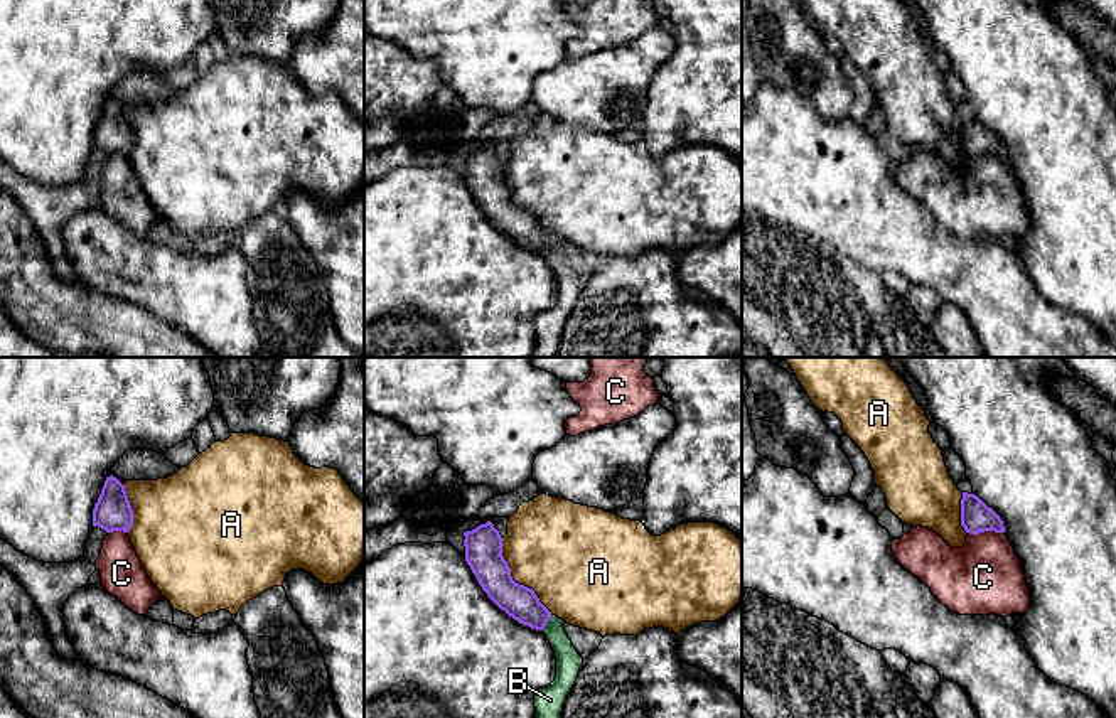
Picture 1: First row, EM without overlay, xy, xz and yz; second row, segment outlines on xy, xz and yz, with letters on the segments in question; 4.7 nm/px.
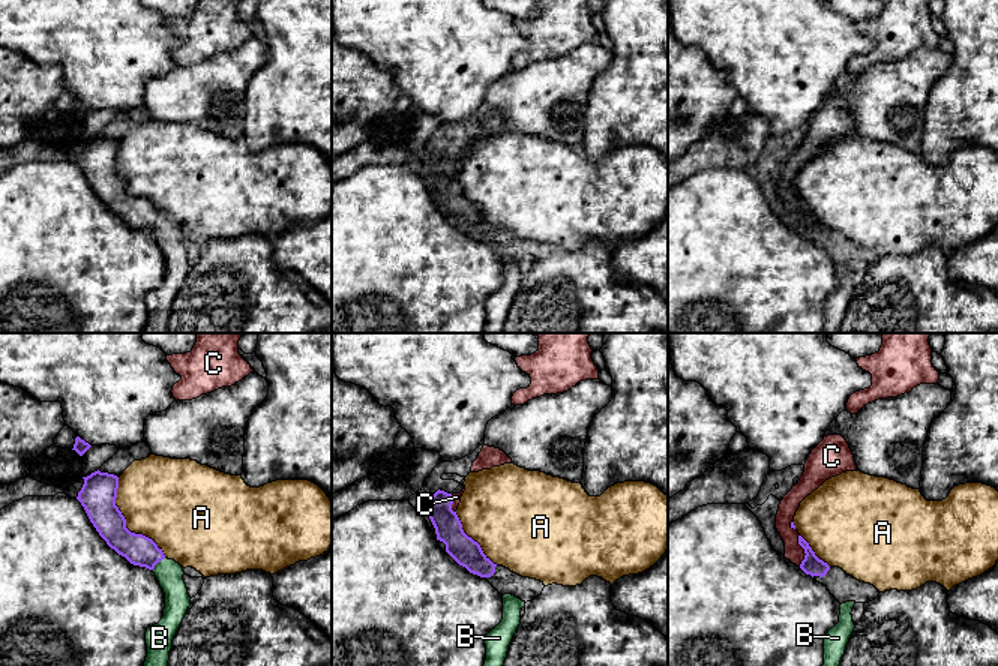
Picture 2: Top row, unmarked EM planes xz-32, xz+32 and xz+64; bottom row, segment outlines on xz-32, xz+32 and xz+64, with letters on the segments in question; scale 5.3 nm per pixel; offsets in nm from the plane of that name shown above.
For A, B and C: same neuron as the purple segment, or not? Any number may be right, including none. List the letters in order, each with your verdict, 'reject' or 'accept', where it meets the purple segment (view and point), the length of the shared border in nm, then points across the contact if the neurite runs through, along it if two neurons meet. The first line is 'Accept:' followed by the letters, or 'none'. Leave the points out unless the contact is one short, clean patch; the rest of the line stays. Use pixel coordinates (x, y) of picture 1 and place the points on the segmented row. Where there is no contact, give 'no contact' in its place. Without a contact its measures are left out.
Accept: B
A: reject; contact xz (513, 580); length 440 nm
B: accept; contact xz (547, 621); length 90 nm; way xz (520, 602), (547, 621), (568, 661)
C: reject; contact yz (987, 530); length 180 nm; border yz (968, 531), (1003, 533)

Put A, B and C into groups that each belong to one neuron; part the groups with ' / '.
A / B / C

